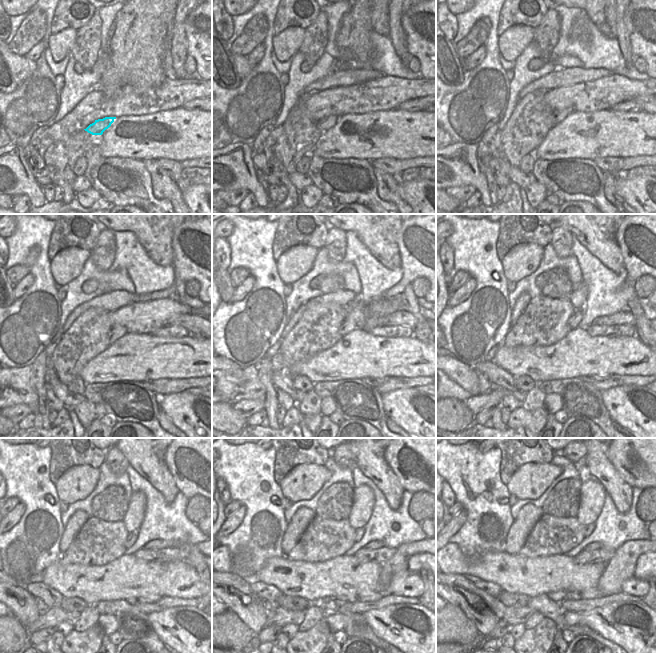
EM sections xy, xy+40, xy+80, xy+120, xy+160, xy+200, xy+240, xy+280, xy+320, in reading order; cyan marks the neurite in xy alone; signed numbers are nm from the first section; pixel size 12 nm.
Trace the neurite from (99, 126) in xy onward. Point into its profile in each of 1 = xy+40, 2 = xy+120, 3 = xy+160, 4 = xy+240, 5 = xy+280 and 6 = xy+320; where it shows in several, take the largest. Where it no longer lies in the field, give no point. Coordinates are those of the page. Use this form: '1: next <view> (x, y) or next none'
1: next xy+40 (326, 123)
2: next xy+120 (117, 331)
3: next xy+160 (348, 325)
4: next xy+240 (132, 537)
5: next xy+280 (359, 532)
6: next xy+320 (590, 527)

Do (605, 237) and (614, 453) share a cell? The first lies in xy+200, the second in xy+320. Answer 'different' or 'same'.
different

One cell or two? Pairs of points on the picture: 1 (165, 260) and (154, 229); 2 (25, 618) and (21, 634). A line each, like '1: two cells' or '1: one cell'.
1: one cell
2: two cells

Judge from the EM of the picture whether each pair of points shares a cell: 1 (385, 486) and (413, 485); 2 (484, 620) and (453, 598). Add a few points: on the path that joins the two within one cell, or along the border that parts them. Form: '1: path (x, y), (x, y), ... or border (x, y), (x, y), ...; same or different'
1: border (388, 465), (405, 489); different
2: path (476, 613), (461, 600); same

